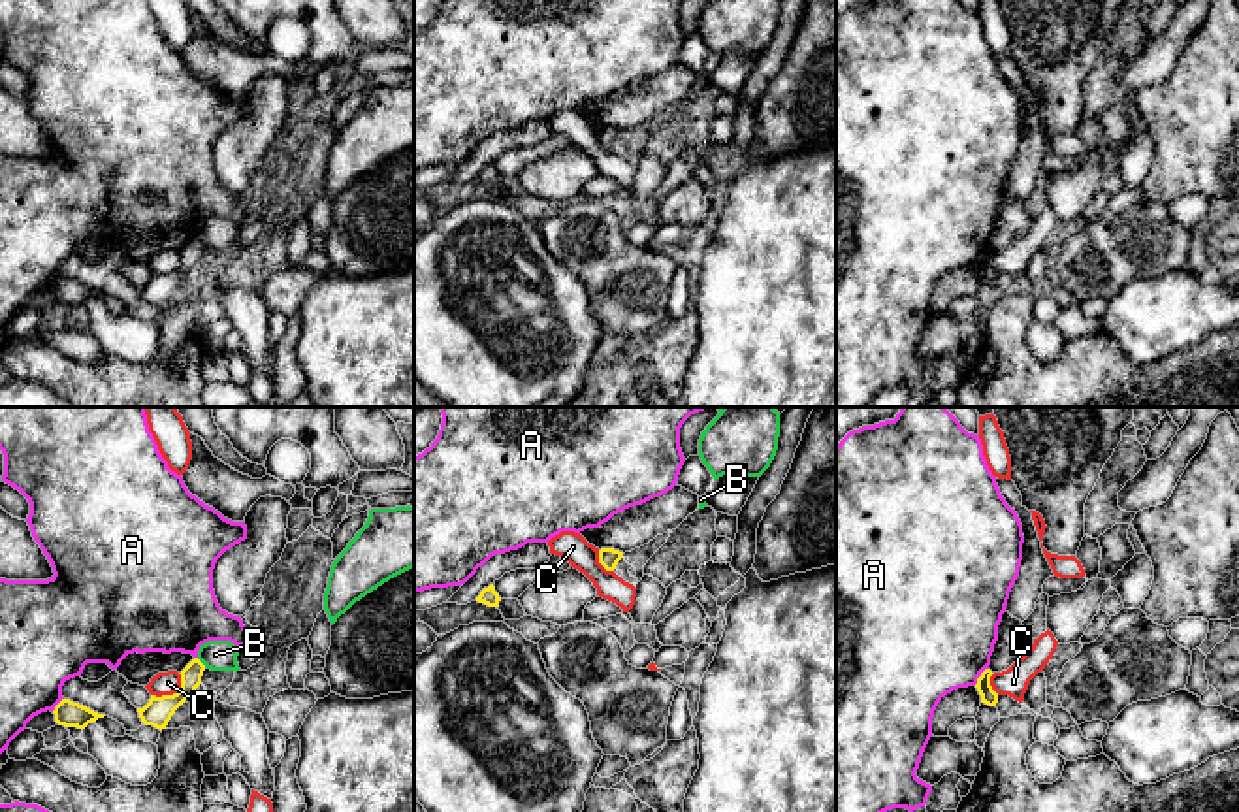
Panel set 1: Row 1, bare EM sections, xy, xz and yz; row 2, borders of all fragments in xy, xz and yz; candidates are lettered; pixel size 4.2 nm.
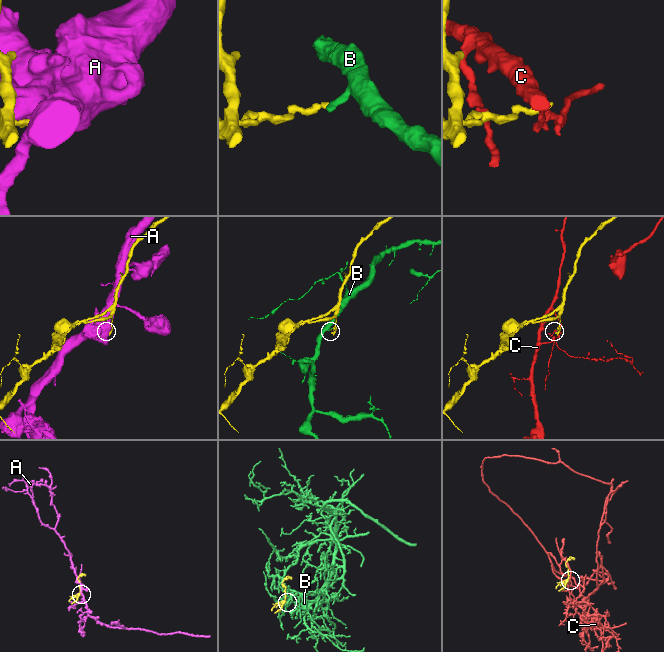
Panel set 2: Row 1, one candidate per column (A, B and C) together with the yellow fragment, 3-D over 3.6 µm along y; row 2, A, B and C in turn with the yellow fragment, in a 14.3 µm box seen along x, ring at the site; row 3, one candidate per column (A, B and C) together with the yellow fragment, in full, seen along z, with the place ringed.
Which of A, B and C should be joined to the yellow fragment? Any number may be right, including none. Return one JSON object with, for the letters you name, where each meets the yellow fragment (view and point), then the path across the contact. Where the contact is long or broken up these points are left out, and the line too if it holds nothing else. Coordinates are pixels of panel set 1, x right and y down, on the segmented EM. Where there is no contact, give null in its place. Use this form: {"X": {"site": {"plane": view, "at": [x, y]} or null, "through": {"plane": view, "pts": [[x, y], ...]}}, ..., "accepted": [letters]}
{"accepted": []}

